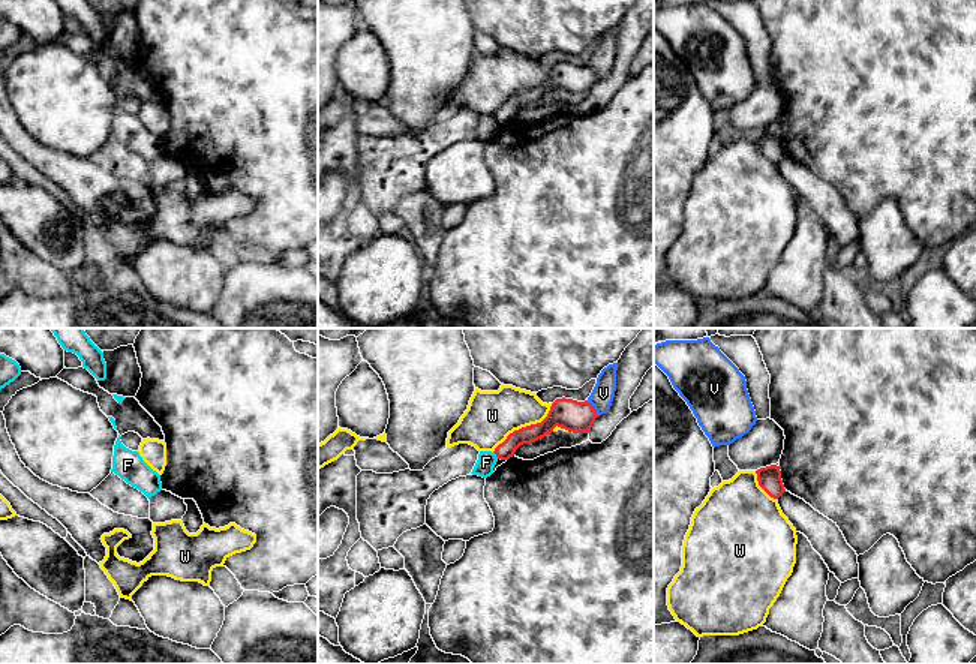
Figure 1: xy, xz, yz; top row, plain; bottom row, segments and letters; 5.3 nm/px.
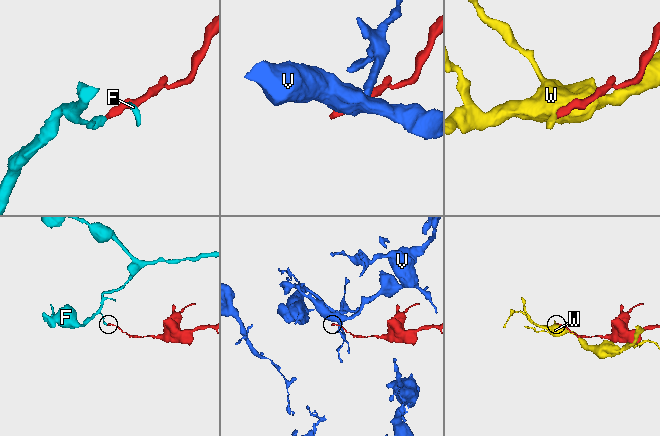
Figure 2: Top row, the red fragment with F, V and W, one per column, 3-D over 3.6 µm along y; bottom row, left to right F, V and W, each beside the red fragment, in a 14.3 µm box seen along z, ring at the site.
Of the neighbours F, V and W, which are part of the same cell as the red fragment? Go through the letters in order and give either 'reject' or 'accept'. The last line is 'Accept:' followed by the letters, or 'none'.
F: reject
V: reject
W: reject
Accept: none

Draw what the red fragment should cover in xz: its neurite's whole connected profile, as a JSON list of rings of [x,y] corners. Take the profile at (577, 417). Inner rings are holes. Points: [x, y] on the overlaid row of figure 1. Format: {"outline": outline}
{"outline": [[[556,399],[541,423],[514,430],[493,453],[498,459],[508,460],[520,445],[550,435],[556,426],[573,433],[589,433],[597,417],[597,411],[586,400]]]}

